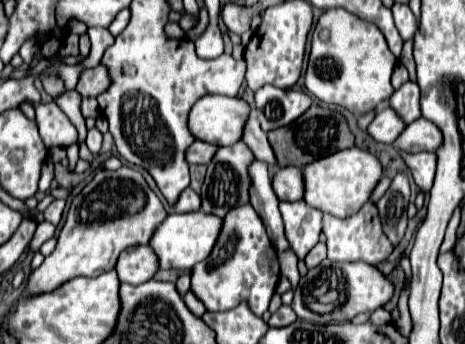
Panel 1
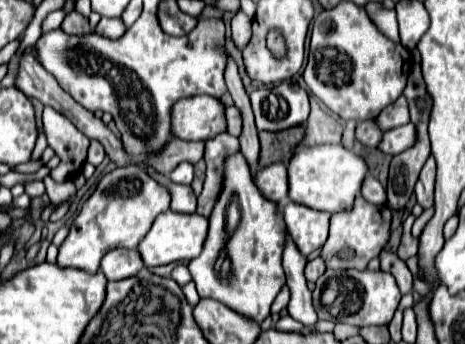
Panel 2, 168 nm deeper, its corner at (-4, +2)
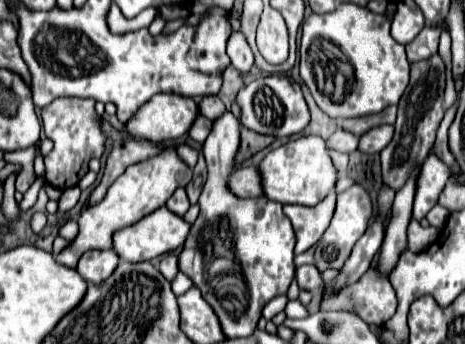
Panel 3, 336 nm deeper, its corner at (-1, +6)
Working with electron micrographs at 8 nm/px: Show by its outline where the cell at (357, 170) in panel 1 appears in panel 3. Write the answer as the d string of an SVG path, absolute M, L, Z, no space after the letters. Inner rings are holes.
M302 136L290 140L266 154L266 158L258 164L258 172L262 176L262 192L266 198L276 200L280 204L302 204L314 206L328 192L334 190L336 184L336 168L326 152L326 144L320 136Z

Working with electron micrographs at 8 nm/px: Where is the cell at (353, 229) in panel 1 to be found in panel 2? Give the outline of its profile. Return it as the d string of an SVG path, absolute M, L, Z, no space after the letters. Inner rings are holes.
M359 196L355 200L355 206L351 212L337 212L331 216L331 230L329 230L327 242L321 250L321 256L327 264L327 268L365 270L369 260L381 254L381 250L387 246L389 238L391 238L391 210L387 206L369 204L363 196Z

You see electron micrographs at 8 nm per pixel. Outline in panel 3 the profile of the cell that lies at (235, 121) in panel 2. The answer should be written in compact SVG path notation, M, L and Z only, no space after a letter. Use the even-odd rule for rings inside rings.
M204 96L204 98L198 102L198 110L200 110L206 118L214 120L214 118L218 118L226 108L224 108L224 104L222 104L222 100L220 100L218 96Z

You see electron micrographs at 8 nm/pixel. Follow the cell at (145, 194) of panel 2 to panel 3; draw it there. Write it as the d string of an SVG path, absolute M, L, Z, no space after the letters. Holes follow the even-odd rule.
M166 148L162 150L158 156L152 156L150 160L142 160L138 164L132 164L130 168L126 168L126 172L108 188L108 194L104 196L104 200L92 208L82 210L80 214L80 232L76 236L76 240L72 242L72 246L68 246L66 250L62 250L56 256L58 264L64 264L68 268L76 268L78 258L86 252L86 250L110 250L112 248L112 232L126 228L130 224L134 224L136 220L144 218L146 214L154 212L156 208L164 206L166 200L172 196L172 192L180 186L186 186L192 180L192 168L188 168L182 158L176 154L176 148Z

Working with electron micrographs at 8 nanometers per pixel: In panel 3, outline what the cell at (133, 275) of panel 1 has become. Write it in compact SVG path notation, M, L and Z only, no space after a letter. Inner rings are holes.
M88 250L80 256L78 264L76 264L76 272L92 284L104 282L114 268L118 266L120 258L116 256L114 250Z

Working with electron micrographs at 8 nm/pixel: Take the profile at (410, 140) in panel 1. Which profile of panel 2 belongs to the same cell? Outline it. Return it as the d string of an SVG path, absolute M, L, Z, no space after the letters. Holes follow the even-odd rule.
M409 122L405 126L391 128L389 132L385 132L379 148L385 154L397 154L405 152L405 148L411 148L415 142L417 142L417 128L413 128L413 124Z

